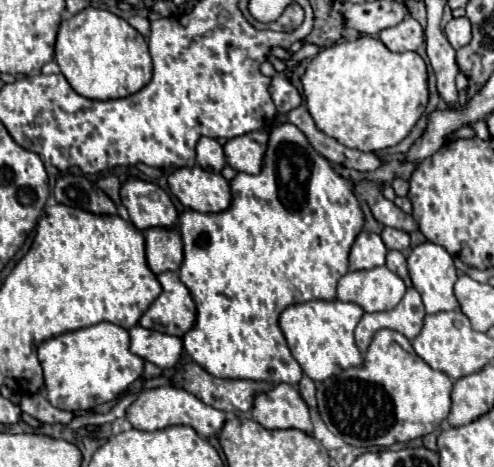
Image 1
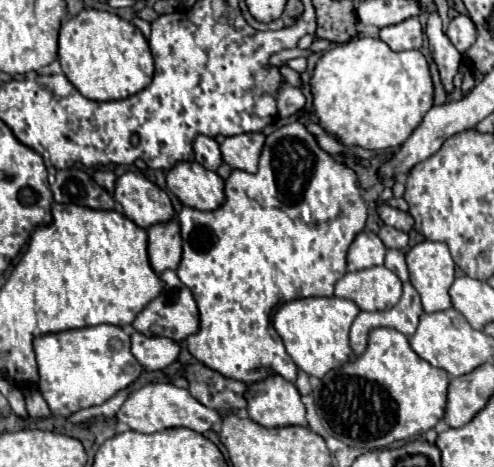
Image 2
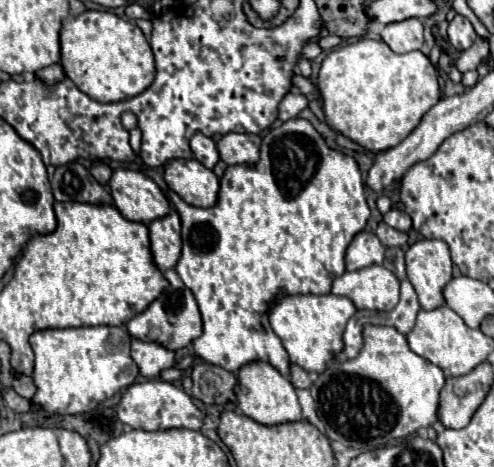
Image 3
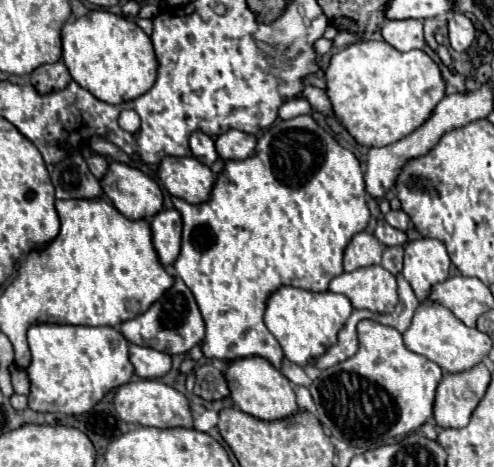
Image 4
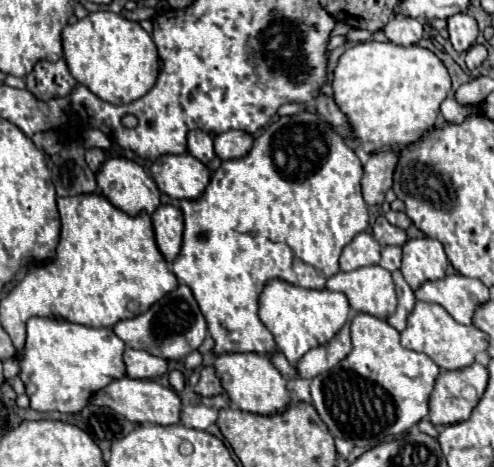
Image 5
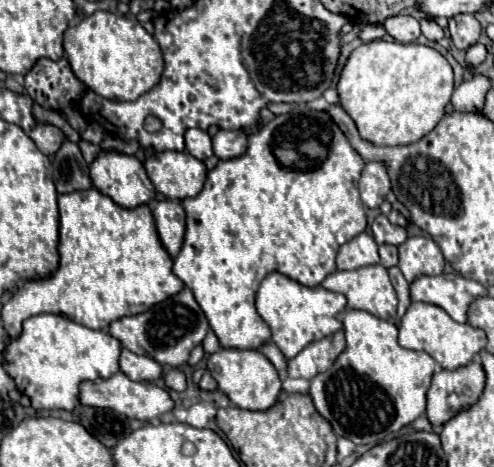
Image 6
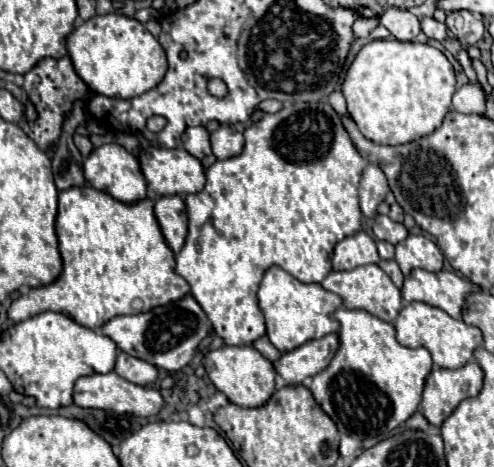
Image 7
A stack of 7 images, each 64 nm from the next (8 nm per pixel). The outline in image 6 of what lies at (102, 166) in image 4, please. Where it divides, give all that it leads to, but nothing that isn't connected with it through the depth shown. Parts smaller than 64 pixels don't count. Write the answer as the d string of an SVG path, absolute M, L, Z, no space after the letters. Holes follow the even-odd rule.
M80 140L80 150L82 150L84 160L86 160L88 164L92 164L92 162L96 160L96 156L102 152L100 146L96 146L96 144L88 144L88 142L82 142L82 140Z

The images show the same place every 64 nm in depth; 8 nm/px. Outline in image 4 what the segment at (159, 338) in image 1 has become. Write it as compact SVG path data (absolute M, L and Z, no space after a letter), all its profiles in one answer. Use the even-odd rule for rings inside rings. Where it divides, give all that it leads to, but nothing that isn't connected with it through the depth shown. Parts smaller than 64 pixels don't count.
M130 344L130 362L140 378L162 378L172 368L172 356L138 344Z

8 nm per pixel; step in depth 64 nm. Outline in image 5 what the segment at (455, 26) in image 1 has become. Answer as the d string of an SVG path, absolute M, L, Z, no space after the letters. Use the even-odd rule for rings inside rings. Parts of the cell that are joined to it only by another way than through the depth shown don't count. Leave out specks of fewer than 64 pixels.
M454 14L448 18L448 32L450 32L450 42L456 52L466 52L476 36L478 36L478 26L476 20L468 14Z

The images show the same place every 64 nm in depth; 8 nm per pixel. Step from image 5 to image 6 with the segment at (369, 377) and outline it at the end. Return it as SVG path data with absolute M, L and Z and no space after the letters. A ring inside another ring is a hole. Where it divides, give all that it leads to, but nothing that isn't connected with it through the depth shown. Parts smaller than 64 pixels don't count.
M346 310L340 314L346 332L346 350L338 356L328 372L312 378L310 398L318 414L330 422L336 436L350 438L354 444L380 444L390 432L412 424L418 416L426 414L426 392L436 372L436 362L426 352L406 350L398 344L398 328L390 320L376 318L364 310Z

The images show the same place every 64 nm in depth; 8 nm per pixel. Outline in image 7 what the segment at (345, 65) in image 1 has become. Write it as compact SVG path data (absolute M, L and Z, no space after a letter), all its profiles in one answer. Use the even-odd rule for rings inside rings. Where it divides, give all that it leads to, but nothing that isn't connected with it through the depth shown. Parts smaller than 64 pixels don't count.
M372 40L366 44L356 54L342 84L348 114L360 132L376 144L390 146L432 134L450 110L454 90L454 68L438 48L400 40Z

